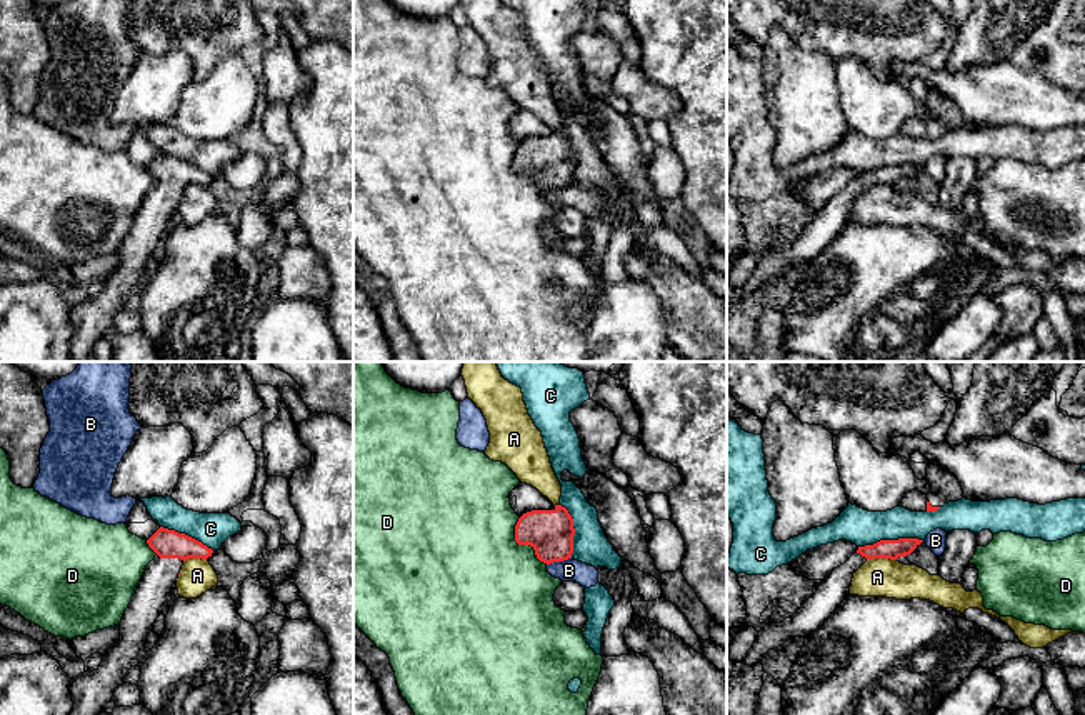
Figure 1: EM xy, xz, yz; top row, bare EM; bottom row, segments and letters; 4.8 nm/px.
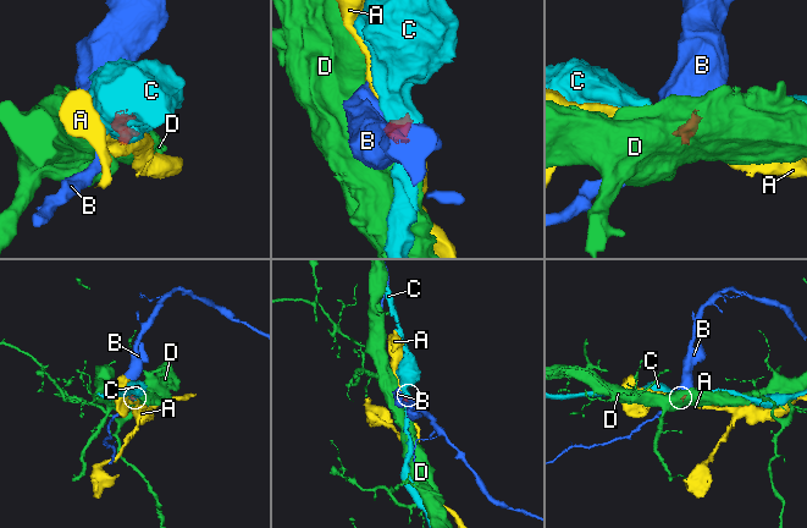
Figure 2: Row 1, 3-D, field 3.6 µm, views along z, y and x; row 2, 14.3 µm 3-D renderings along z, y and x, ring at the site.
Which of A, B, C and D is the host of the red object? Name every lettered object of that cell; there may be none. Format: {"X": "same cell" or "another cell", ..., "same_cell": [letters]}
{"A": "another cell", "B": "another cell", "C": "another cell", "D": "another cell", "same_cell": []}

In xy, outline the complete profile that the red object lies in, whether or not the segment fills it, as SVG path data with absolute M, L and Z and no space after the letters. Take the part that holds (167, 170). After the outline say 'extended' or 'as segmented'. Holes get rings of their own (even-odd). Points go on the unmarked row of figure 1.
M163 153L147 170L157 182L147 192L122 243L120 265L103 282L97 297L83 298L70 307L72 362L87 362L95 343L112 328L115 315L123 310L127 298L145 285L145 267L172 227L183 188L188 185L207 187L213 180L202 168Z; extended

